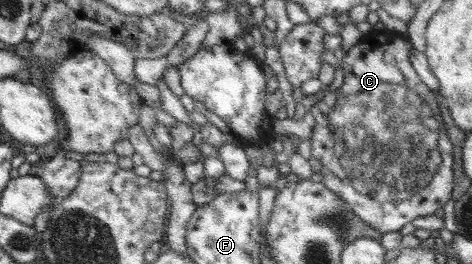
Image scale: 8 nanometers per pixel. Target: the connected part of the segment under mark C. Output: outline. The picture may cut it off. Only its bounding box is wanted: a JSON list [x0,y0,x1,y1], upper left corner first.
[308,29,453,234]

